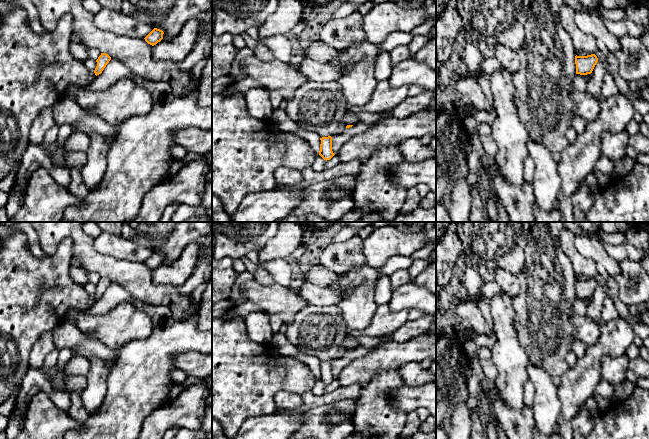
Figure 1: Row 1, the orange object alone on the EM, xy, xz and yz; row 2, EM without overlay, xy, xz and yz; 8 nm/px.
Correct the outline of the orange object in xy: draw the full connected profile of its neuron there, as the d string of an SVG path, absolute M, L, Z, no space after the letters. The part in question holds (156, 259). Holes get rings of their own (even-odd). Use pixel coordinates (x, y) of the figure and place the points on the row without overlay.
M154 252L144 263L148 268L154 270L163 263L163 258L162 254Z

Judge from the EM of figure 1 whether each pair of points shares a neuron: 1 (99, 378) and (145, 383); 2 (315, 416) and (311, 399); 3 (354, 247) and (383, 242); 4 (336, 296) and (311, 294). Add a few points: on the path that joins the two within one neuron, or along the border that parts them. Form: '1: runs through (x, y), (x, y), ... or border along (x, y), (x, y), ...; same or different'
1: border along (111, 370), (108, 376), (106, 395), (102, 402); different
2: border along (335, 400), (307, 409); different
3: border along (362, 240), (366, 262); different
4: runs through (330, 296), (317, 296); same

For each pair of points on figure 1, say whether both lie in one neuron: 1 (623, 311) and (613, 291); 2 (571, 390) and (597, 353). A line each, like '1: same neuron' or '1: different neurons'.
1: same neuron
2: same neuron

